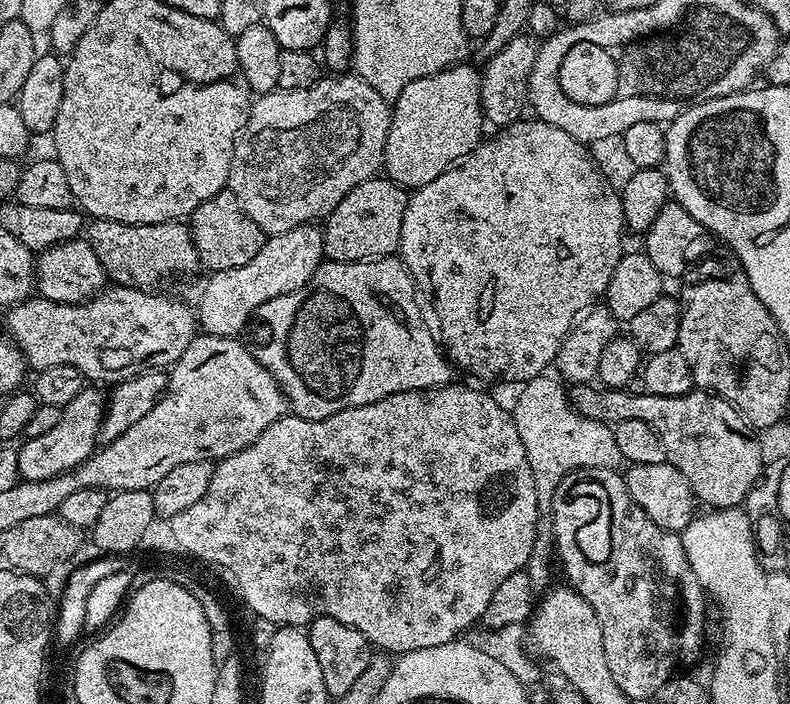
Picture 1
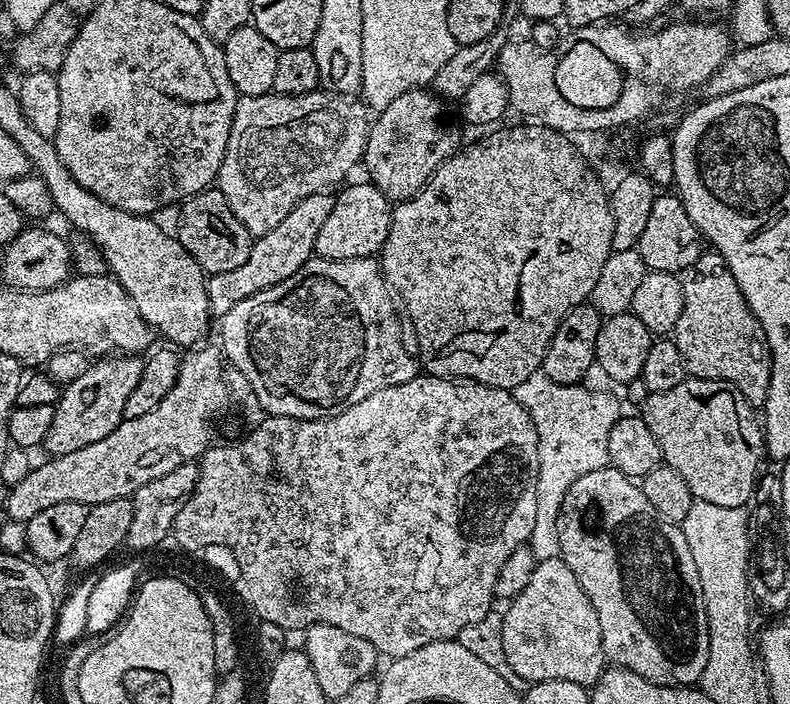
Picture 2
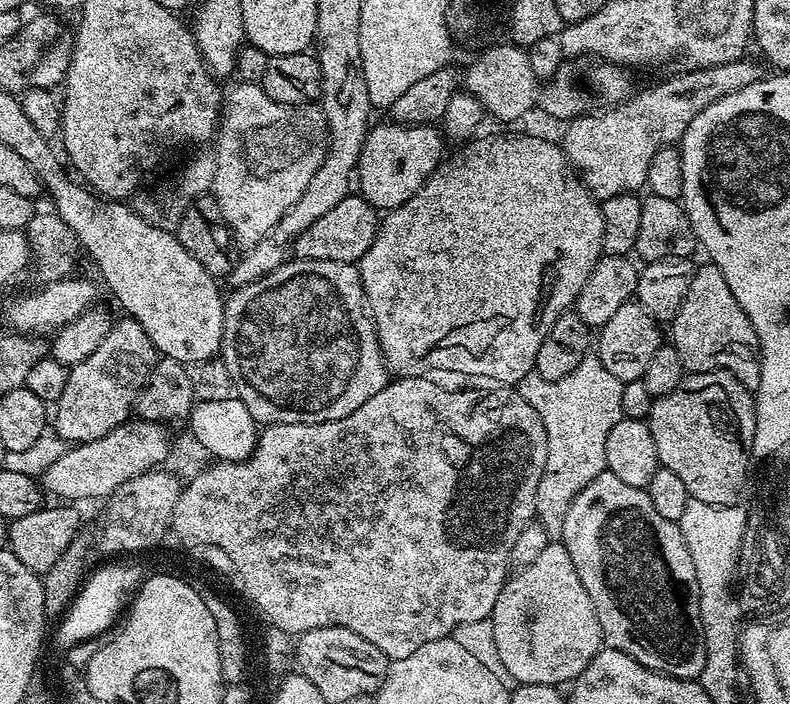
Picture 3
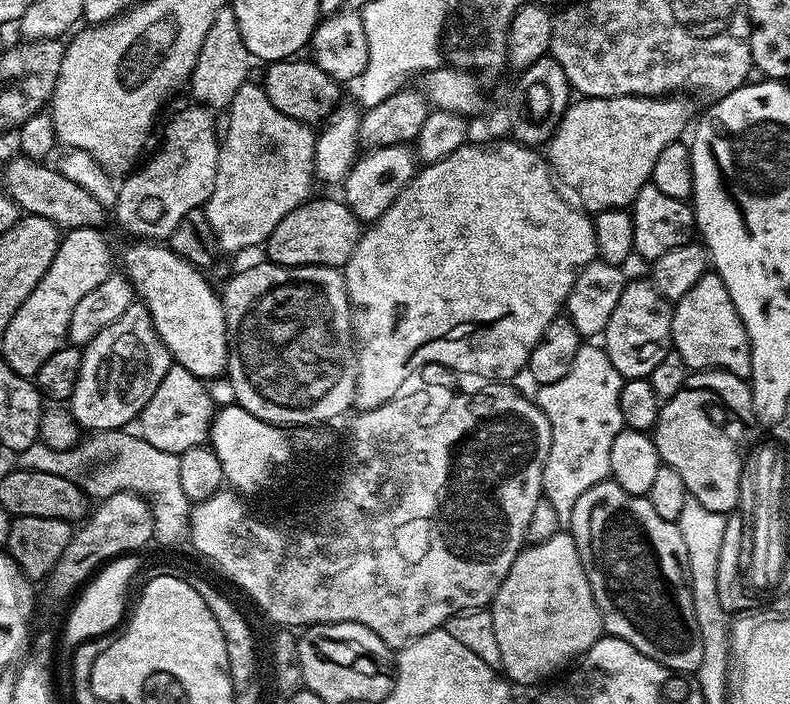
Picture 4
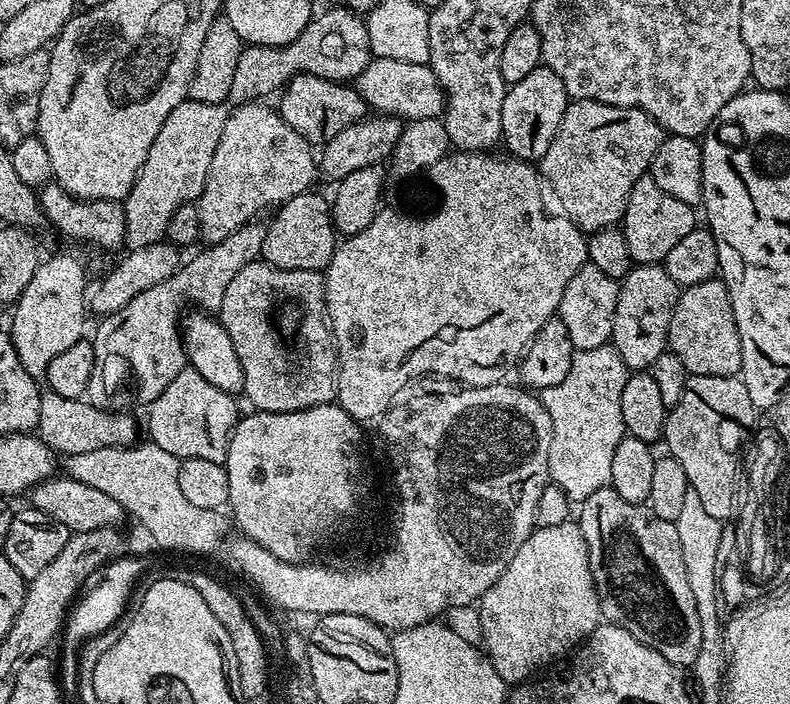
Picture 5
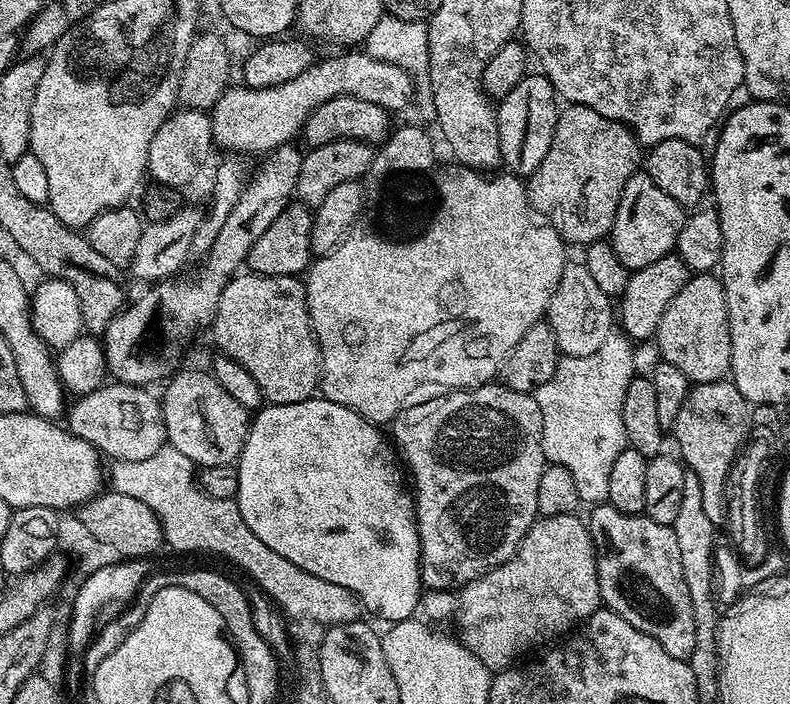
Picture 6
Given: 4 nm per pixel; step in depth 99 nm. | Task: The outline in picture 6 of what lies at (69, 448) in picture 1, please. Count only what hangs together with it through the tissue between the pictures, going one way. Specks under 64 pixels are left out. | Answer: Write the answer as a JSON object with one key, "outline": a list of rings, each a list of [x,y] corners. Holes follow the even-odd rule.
{"outline":[[[289,142],[273,148],[261,159],[264,161],[261,162],[260,169],[253,176],[251,173],[238,202],[234,202],[234,210],[226,214],[226,223],[222,226],[222,230],[218,230],[218,238],[214,246],[210,246],[210,250],[203,257],[204,264],[198,265],[189,276],[177,274],[145,287],[148,289],[133,304],[131,301],[127,307],[116,313],[116,318],[110,321],[102,333],[108,374],[113,381],[122,384],[154,386],[152,384],[158,383],[159,380],[167,381],[181,367],[180,355],[183,354],[188,339],[199,328],[207,329],[211,325],[218,310],[218,298],[222,298],[222,290],[231,282],[232,277],[245,267],[254,242],[258,242],[258,238],[262,238],[262,233],[269,228],[270,222],[274,222],[274,218],[282,215],[288,209],[288,205],[293,203],[298,170],[302,170],[304,161],[304,152],[296,149],[294,145],[295,143]]]}

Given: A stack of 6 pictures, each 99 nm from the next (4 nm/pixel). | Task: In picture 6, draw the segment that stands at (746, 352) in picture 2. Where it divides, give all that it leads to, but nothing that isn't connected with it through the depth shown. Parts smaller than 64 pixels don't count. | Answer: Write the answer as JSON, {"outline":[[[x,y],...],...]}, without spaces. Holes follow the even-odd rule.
{"outline":[[[716,274],[689,275],[686,286],[674,294],[670,306],[658,322],[654,345],[660,351],[660,360],[678,366],[682,374],[693,384],[709,384],[725,379],[732,371],[732,343],[730,342],[730,318],[726,306],[724,281]]]}

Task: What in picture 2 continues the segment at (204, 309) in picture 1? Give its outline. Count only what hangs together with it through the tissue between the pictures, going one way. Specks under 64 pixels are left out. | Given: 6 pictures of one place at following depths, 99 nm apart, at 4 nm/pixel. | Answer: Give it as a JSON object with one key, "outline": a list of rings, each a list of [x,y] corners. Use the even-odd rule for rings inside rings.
{"outline":[[[327,191],[315,192],[302,198],[302,202],[298,202],[298,206],[294,206],[294,210],[290,210],[290,214],[286,214],[286,218],[282,218],[282,222],[278,222],[274,230],[253,239],[250,258],[246,258],[242,266],[234,270],[222,270],[222,274],[209,275],[207,282],[211,315],[216,318],[224,316],[226,310],[238,306],[242,298],[250,298],[250,294],[258,294],[258,290],[266,290],[290,278],[290,274],[294,274],[305,262],[313,259],[318,230],[322,230],[322,225],[326,223],[332,201],[333,197]]]}

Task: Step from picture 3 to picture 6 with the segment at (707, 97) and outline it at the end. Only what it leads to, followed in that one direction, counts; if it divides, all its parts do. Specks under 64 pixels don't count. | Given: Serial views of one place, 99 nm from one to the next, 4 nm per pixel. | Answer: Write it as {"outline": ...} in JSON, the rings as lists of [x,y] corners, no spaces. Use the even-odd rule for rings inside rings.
{"outline":[[[568,104],[565,109],[565,112],[563,109],[563,111],[557,115],[556,129],[554,130],[554,138],[550,142],[550,150],[546,150],[546,158],[542,158],[538,170],[532,172],[530,179],[527,181],[526,187],[529,197],[537,198],[536,196],[541,196],[541,206],[552,215],[553,221],[551,220],[551,223],[569,245],[580,244],[579,246],[587,246],[593,244],[596,240],[605,239],[605,237],[611,233],[612,227],[614,226],[616,211],[618,210],[618,202],[622,198],[622,190],[631,176],[638,171],[638,165],[641,163],[642,145],[640,141],[636,139],[636,134],[631,128],[626,127],[622,122],[611,120],[602,114],[598,114],[598,110],[590,110],[581,104]]]}

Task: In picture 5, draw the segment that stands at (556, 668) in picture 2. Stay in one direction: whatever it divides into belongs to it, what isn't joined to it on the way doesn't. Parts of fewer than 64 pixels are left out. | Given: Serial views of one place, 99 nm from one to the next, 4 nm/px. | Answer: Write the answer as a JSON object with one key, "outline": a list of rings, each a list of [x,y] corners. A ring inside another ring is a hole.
{"outline":[[[569,522],[562,526],[546,526],[545,528],[533,528],[532,533],[526,538],[526,542],[522,542],[522,546],[518,546],[518,554],[514,554],[514,558],[510,558],[510,562],[506,566],[506,570],[502,570],[500,577],[494,582],[494,586],[490,586],[490,590],[486,590],[486,594],[481,596],[478,601],[478,609],[481,616],[481,638],[482,648],[489,660],[491,660],[494,670],[498,670],[498,674],[504,680],[505,684],[515,686],[529,678],[535,677],[541,670],[547,666],[551,660],[556,660],[559,656],[567,657],[581,642],[588,639],[588,636],[602,622],[600,614],[600,599],[596,593],[594,586],[594,578],[590,574],[590,558],[588,557],[588,547],[586,546],[586,538],[582,538],[582,530],[579,523]]]}

